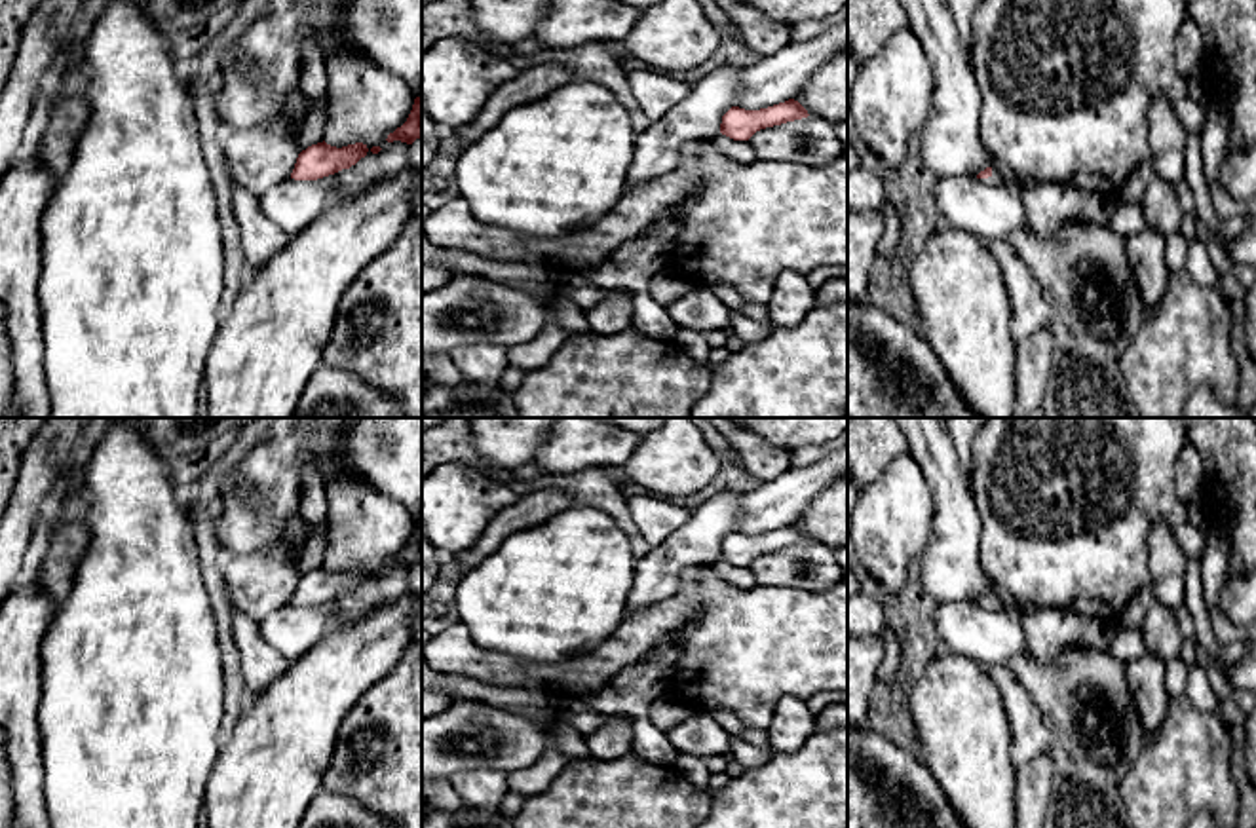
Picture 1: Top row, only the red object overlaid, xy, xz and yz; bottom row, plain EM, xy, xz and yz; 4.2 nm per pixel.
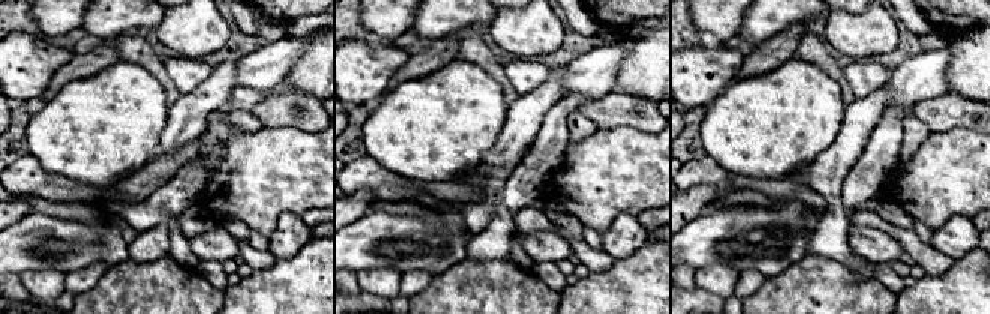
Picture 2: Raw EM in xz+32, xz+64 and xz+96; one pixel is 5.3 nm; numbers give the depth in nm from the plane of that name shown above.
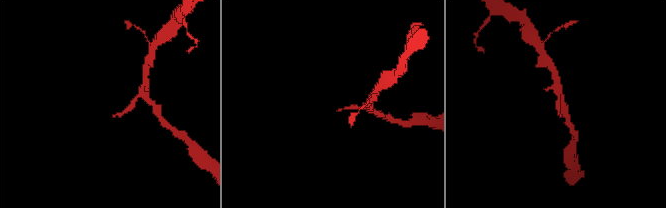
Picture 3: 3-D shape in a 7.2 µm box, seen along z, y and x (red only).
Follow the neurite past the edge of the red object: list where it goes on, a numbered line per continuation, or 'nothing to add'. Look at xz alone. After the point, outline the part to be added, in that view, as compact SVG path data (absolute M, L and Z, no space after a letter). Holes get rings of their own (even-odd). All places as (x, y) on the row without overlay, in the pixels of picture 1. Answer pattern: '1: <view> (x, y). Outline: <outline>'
nothing to add

